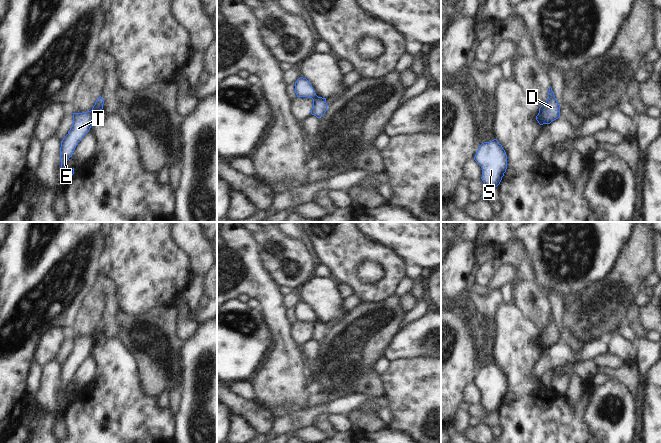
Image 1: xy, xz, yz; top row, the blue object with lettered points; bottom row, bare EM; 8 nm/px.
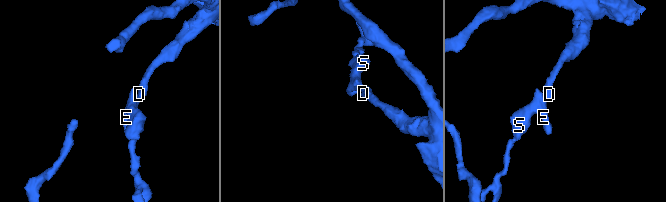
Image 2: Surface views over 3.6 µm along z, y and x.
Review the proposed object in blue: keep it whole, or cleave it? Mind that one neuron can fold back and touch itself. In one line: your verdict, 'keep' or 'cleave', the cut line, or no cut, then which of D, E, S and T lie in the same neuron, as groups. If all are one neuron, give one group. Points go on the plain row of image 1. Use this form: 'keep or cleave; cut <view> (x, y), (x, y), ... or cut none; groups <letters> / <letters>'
cleave; cut xz (316, 319), (313, 323); groups D / E S T

